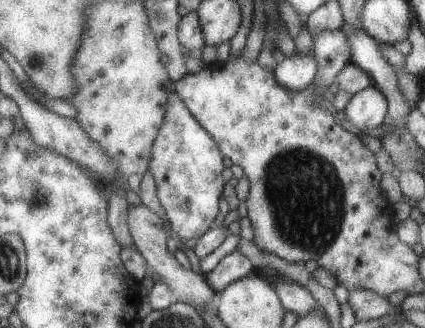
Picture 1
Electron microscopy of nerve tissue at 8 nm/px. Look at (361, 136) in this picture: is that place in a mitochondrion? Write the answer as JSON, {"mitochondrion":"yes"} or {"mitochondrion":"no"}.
{"mitochondrion":"no"}

